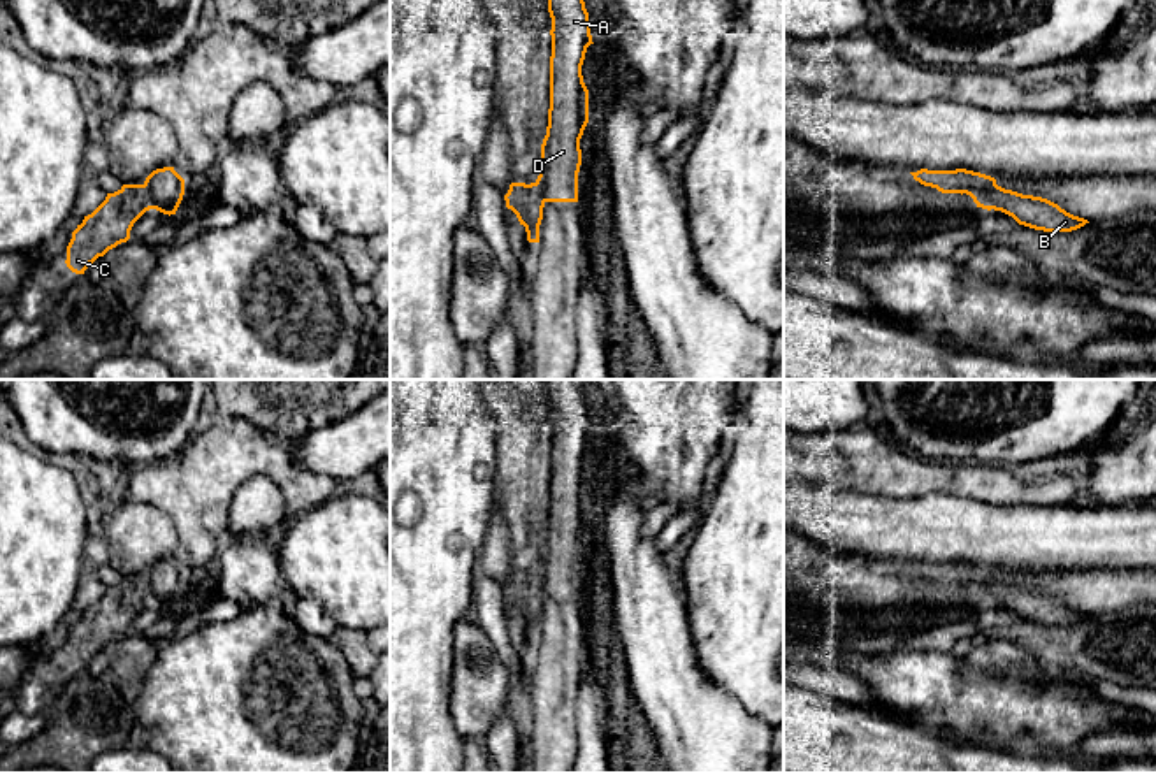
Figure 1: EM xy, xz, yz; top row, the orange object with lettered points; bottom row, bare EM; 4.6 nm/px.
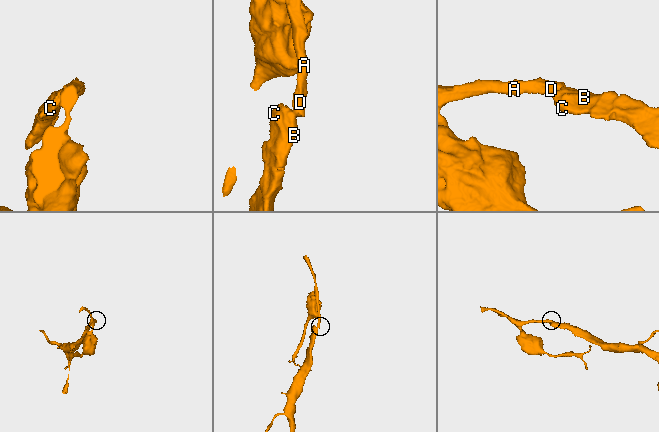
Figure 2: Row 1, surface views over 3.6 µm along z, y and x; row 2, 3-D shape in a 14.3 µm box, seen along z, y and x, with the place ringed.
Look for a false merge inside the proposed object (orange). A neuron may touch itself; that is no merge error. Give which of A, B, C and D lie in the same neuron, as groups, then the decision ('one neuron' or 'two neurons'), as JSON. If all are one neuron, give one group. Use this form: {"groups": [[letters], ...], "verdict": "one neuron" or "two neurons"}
{"groups": [["A", "D"], ["B", "C"]], "verdict": "two neurons"}

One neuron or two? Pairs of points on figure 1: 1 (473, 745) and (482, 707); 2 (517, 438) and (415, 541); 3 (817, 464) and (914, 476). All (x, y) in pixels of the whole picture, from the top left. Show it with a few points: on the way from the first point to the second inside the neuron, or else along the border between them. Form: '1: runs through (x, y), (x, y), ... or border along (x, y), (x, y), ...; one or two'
1: border along (480, 738), (466, 740); two
2: border along (485, 401), (485, 408), (496, 422), (496, 441); two
3: runs through (842, 464), (874, 464), (889, 471); one

